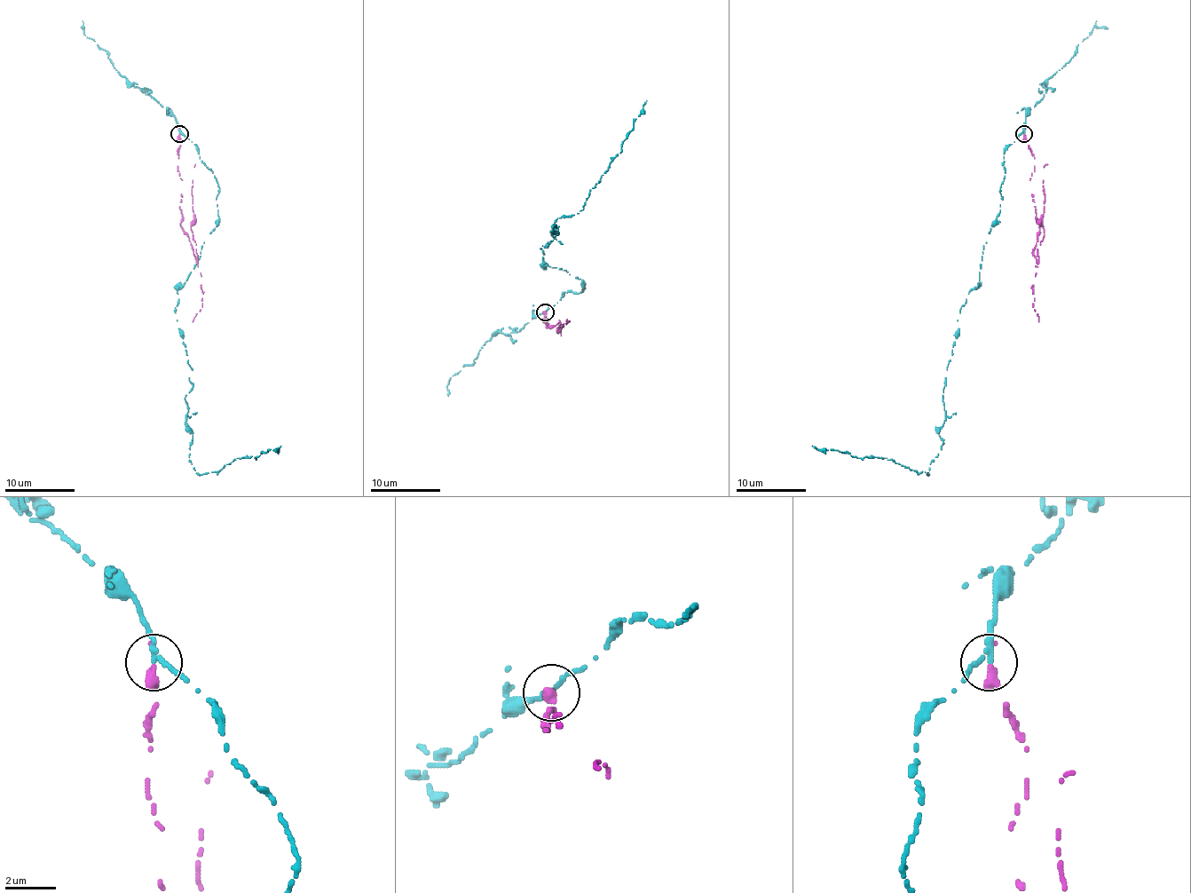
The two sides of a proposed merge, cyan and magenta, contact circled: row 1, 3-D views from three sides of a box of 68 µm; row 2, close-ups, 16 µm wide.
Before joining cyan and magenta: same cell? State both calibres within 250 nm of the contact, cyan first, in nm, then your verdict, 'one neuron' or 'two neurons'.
200/360 nm | two neurons

